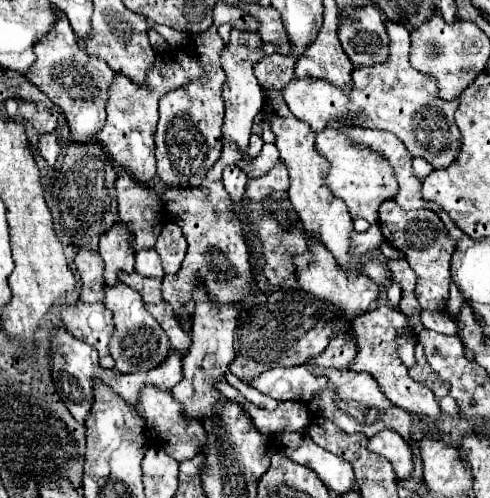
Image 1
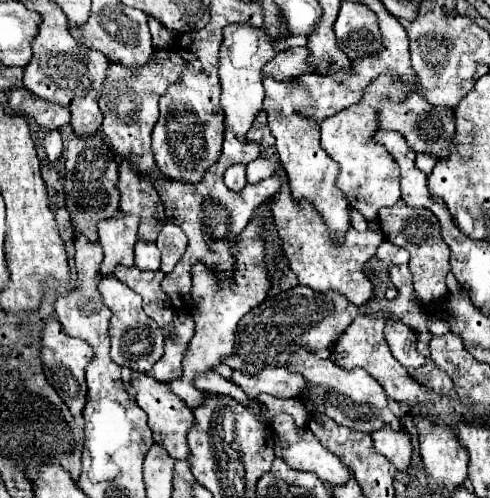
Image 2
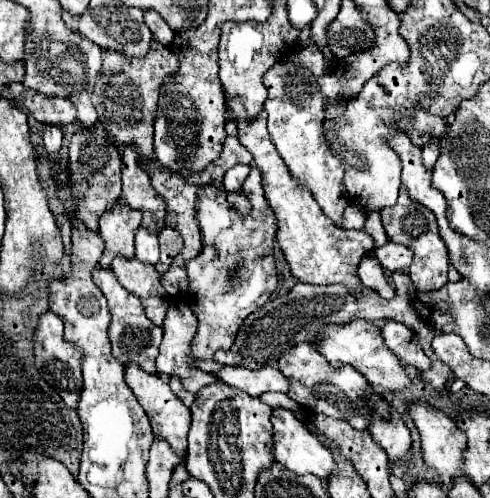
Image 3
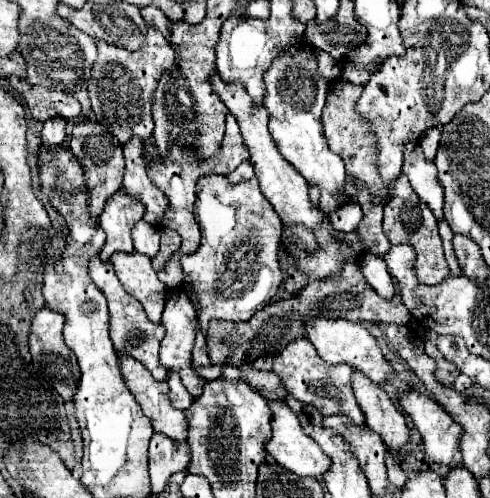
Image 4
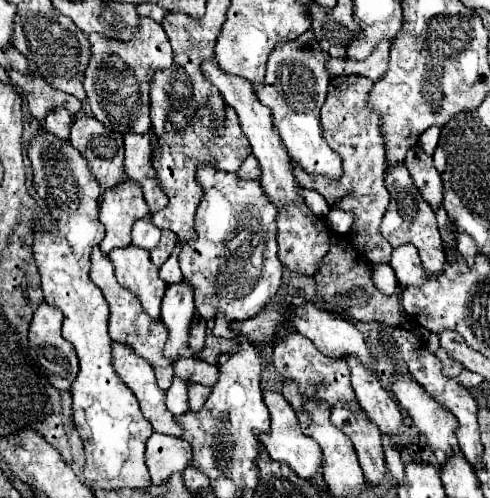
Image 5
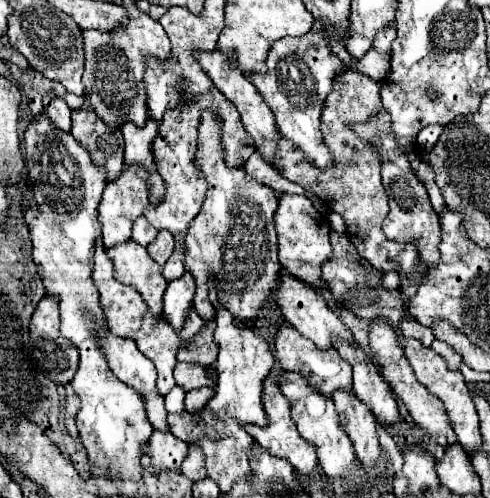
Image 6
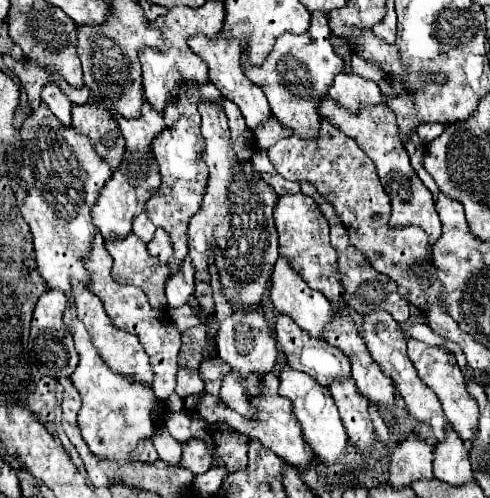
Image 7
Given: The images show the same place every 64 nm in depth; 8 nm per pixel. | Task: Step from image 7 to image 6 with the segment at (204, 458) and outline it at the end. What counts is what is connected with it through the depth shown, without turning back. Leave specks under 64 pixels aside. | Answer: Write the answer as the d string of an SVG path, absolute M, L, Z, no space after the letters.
M190 446L190 452L182 464L182 472L192 480L192 482L198 482L198 480L204 480L206 478L206 472L204 472L204 456L200 456L200 450L198 448L192 448Z

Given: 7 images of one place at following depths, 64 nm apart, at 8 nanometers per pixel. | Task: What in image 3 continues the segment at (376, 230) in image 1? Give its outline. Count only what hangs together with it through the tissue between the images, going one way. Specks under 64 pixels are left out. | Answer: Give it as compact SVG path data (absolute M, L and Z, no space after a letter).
M240 98L226 99L233 116L237 121L238 136L240 142L252 152L254 164L264 170L264 196L268 204L272 206L276 220L278 220L278 244L284 252L286 262L290 264L292 274L306 284L344 284L352 296L362 294L362 280L358 276L358 266L364 256L374 252L374 240L370 234L362 230L344 230L336 228L324 212L320 212L320 206L316 200L312 200L310 192L304 192L296 180L292 180L288 168L284 168L284 162L280 160L280 154L276 152L276 146L272 144L266 128L266 111L260 112L260 116L250 119L242 106Z

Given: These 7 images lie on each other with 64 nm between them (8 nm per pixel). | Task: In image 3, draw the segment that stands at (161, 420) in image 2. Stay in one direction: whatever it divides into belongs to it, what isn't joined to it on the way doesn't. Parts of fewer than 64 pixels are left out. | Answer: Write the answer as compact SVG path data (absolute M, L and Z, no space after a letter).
M134 364L126 366L126 384L130 386L130 390L138 398L140 406L148 414L154 436L158 440L166 440L170 444L170 448L172 448L174 454L184 456L186 454L186 434L188 434L188 428L190 428L190 420L192 420L190 408L184 406L178 396L174 396L174 392L168 388L166 380L162 380L156 374L148 374L148 372L136 368Z

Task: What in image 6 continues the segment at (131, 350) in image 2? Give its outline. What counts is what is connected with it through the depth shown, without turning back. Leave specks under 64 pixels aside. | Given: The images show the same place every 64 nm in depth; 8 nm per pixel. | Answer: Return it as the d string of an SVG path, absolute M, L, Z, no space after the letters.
M102 240L96 242L96 252L94 252L94 272L92 272L92 282L96 284L98 292L100 292L100 302L106 310L106 318L108 318L108 330L114 336L122 336L122 338L130 338L136 342L138 350L150 358L158 370L158 382L156 388L162 396L166 396L174 382L172 370L176 366L176 354L180 348L180 336L176 332L172 332L172 326L162 318L162 316L152 316L144 304L144 300L140 298L140 294L134 288L128 288L120 282L114 280L112 276L112 260L106 256L106 250L102 248Z

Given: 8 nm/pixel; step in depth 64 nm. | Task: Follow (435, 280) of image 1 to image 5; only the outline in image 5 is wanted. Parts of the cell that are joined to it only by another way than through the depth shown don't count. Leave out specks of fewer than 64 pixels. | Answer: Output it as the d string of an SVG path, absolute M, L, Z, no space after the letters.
M398 164L392 172L386 172L386 188L390 192L390 206L382 220L382 236L386 236L392 246L414 244L418 248L424 274L428 278L440 276L446 268L446 258L444 258L444 246L438 234L438 226L436 226L436 214L428 208L428 204L416 192L416 186L412 184L412 178L408 176L408 170L404 168L404 164Z

